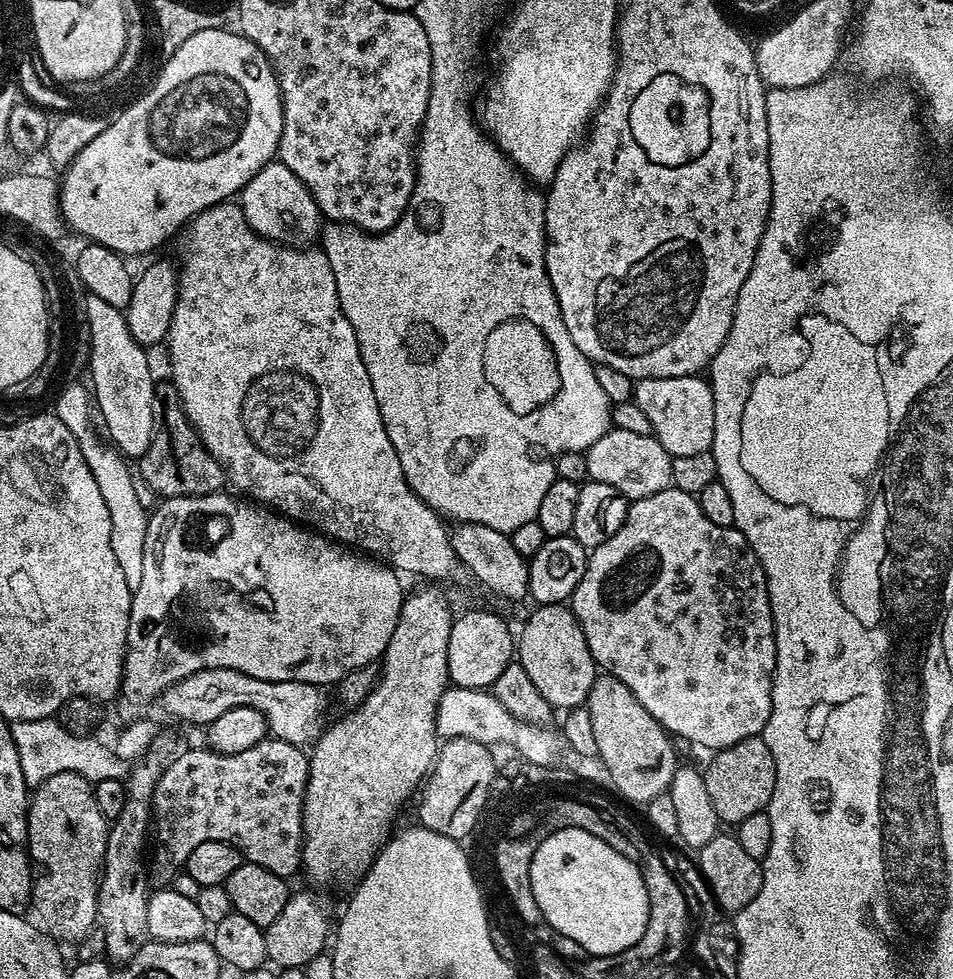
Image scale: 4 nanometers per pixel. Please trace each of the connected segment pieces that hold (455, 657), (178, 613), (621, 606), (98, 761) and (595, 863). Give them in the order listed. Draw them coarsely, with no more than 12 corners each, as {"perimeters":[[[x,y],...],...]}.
{"perimeters":[[[496,612],[455,617],[448,678],[491,689],[514,660],[514,632]],[[221,490],[151,509],[125,726],[207,668],[339,685],[389,565]],[[631,501],[571,596],[665,732],[763,733],[776,627],[734,526]],[[55,717],[9,728],[23,780],[35,788],[76,772],[127,779],[129,761]],[[584,829],[536,845],[543,923],[589,957],[646,930],[641,865]]]}

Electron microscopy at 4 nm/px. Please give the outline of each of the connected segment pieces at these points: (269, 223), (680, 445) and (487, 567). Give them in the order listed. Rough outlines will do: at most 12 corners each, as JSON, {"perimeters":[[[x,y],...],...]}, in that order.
{"perimeters":[[[279,160],[240,193],[261,237],[304,246],[322,213]],[[699,375],[642,379],[633,403],[670,456],[711,449],[714,398]],[[463,521],[451,546],[473,579],[526,600],[529,563],[511,537]]]}

